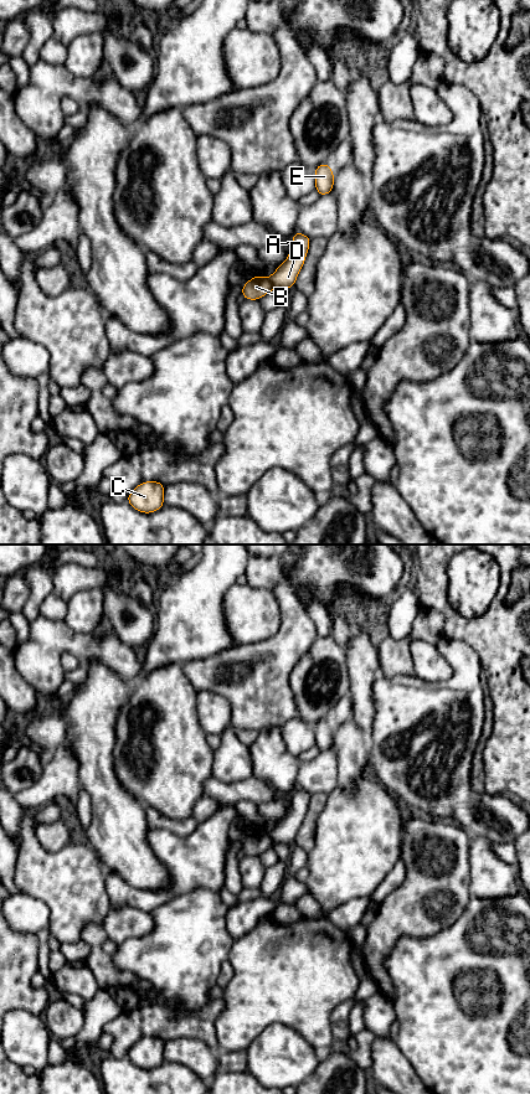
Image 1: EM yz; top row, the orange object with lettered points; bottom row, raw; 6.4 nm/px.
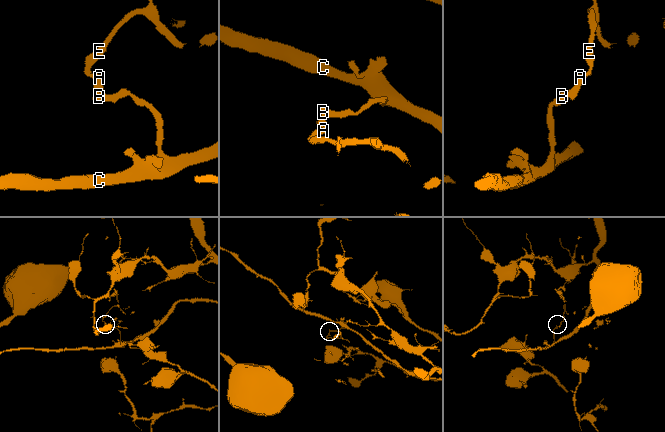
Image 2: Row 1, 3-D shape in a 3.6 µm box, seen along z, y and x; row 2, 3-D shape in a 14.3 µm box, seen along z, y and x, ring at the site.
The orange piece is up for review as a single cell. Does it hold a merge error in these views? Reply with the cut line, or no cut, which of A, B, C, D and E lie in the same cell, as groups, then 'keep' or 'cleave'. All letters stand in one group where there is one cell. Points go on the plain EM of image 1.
cut yz (267, 834), (273, 844); groups A D E / B C; cleave

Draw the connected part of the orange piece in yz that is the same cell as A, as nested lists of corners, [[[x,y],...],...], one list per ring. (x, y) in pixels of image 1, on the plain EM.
[[[295,788],[292,794],[292,803],[288,814],[277,822],[277,826],[268,834],[272,843],[290,845],[295,840],[297,832],[304,820],[310,794],[300,788]]]

